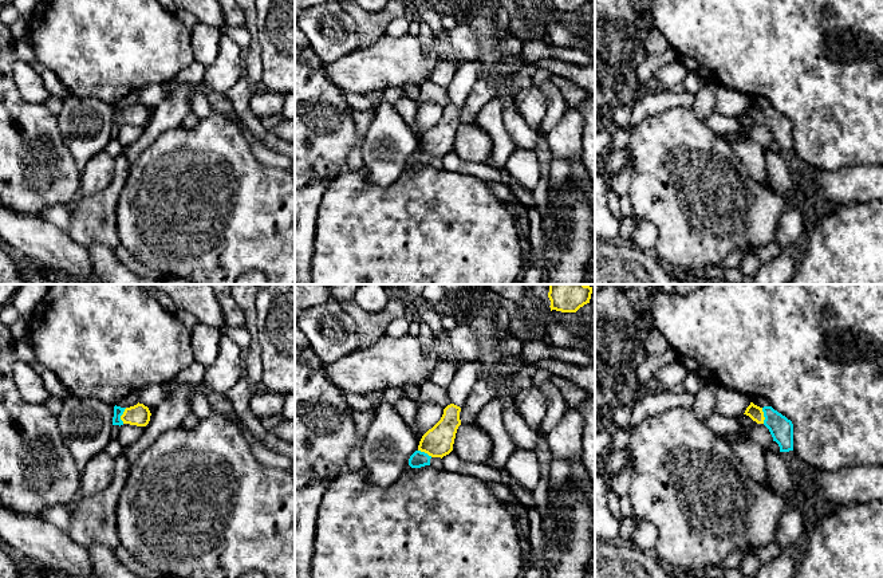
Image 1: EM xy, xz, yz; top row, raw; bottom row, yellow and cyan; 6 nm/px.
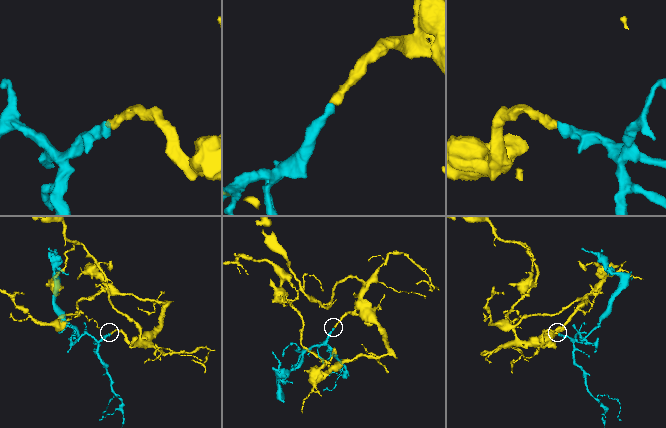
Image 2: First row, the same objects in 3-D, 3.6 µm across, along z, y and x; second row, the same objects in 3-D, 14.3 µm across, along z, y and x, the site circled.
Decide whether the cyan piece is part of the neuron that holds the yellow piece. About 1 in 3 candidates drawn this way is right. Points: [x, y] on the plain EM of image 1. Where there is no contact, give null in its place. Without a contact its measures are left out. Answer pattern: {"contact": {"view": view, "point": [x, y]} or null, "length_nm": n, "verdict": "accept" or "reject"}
{"contact": {"view": "xy", "point": [121, 116]}, "length_nm": 100, "verdict": "accept"}

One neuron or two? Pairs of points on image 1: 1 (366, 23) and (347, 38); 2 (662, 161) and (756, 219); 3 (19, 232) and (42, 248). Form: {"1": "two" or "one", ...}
{"1": "two", "2": "one", "3": "one"}

